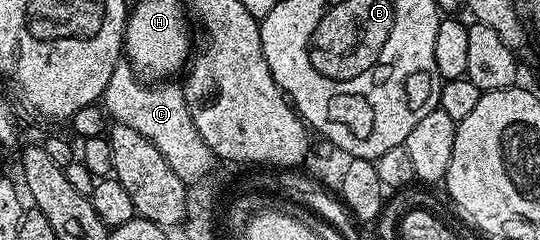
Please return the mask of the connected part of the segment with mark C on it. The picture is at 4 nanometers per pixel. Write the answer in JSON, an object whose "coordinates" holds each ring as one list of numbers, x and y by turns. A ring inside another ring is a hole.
{"coordinates":[[121,61,110,76,110,85,106,85,102,96,102,106,113,120,128,125,137,133,142,133,162,157,166,157,166,165,178,173,185,185,194,184,213,174,214,156,210,145,202,141,202,133,194,129,194,121,190,117,190,109,186,105,183,86,172,81,160,81,149,85,145,80,132,72,127,61]]}

